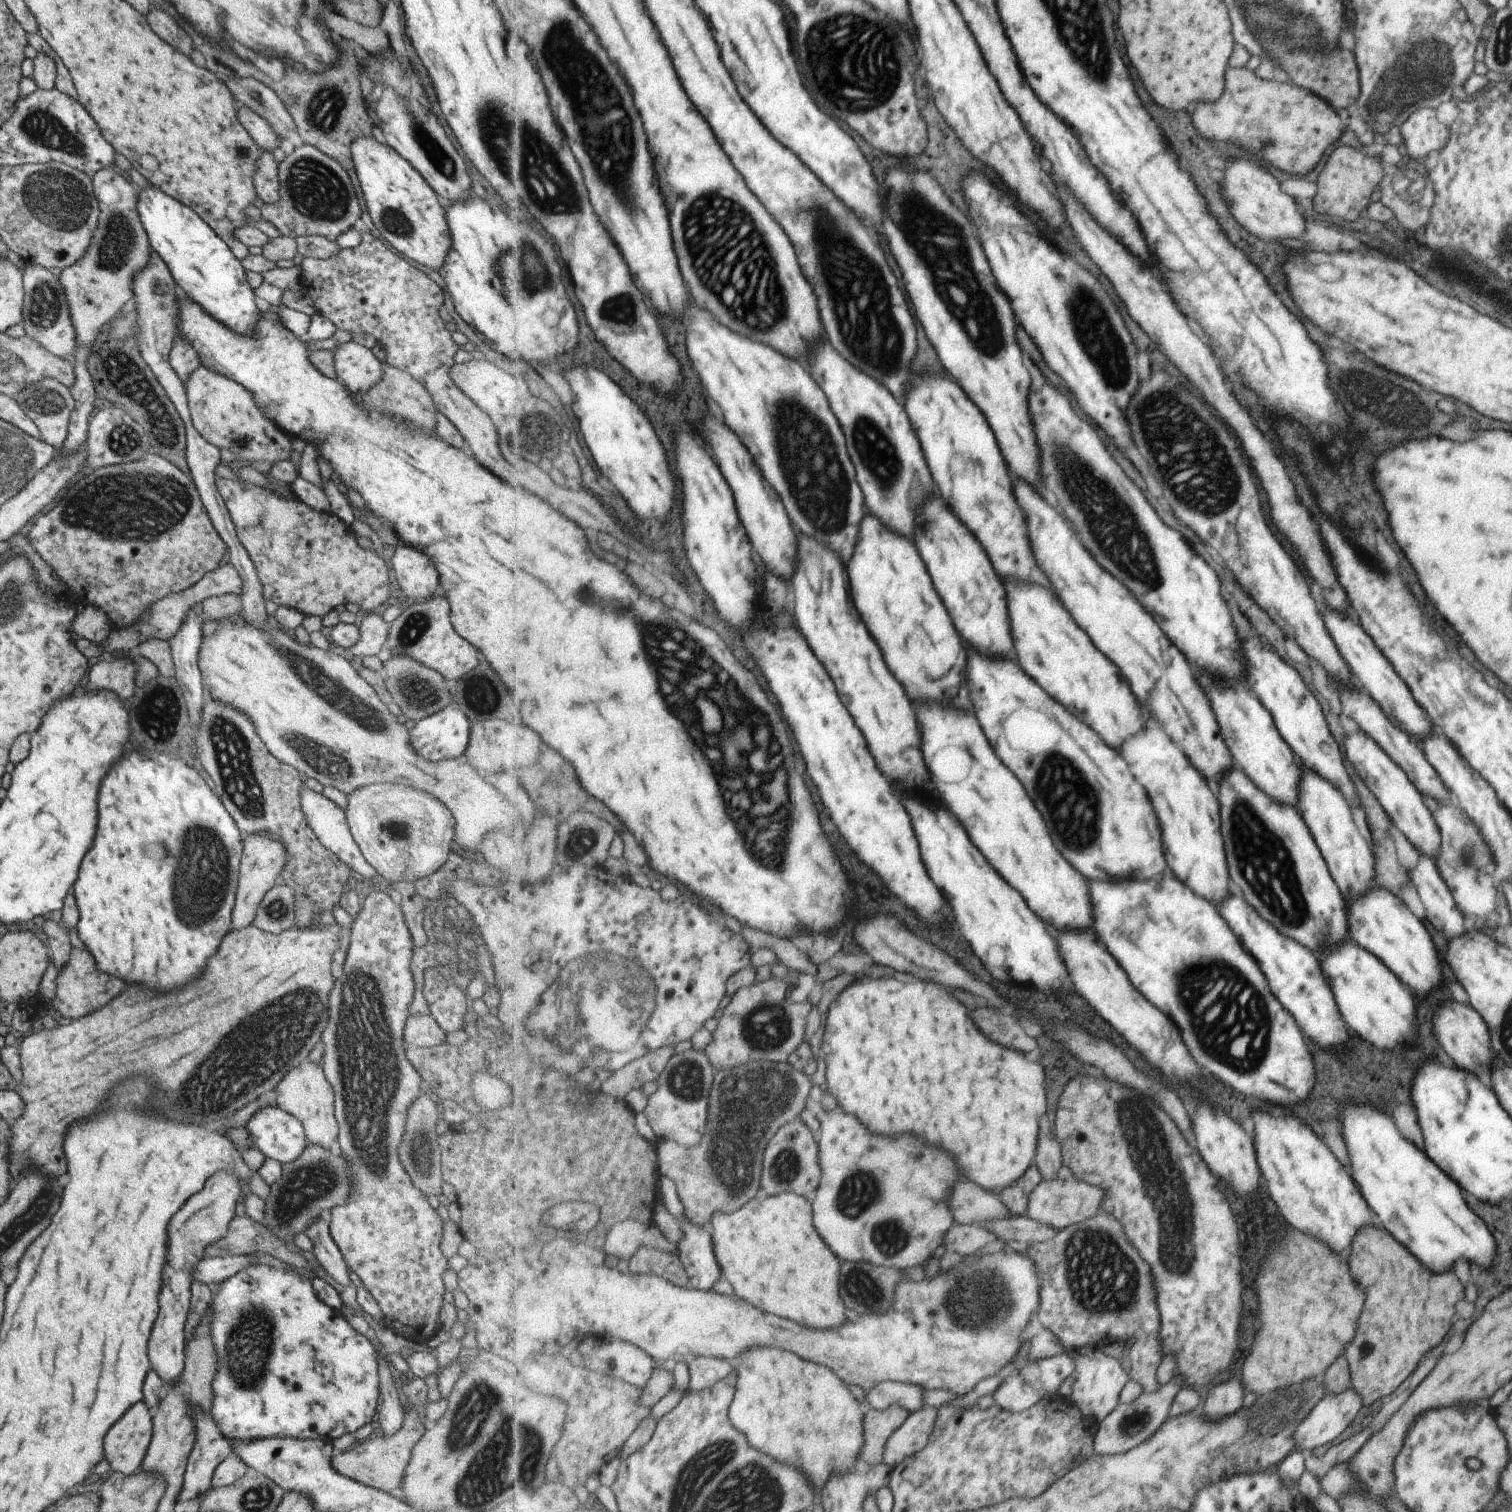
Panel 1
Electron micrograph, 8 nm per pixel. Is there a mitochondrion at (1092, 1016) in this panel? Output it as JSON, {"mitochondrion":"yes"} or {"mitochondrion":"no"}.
{"mitochondrion":"no"}

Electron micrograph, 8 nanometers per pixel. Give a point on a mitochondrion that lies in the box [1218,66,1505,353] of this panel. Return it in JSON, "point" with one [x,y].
{"point":[1266,141]}

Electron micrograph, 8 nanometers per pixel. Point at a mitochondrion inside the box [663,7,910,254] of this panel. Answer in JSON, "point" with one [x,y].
{"point":[864,73]}

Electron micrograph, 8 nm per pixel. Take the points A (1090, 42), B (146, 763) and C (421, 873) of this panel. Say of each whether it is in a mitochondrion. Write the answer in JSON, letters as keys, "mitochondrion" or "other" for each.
{"A":"mitochondrion","B":"other","C":"other"}

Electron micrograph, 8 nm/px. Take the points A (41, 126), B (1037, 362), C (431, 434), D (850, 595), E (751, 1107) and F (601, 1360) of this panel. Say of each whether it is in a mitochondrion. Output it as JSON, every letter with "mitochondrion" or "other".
{"A":"mitochondrion","B":"other","C":"other","D":"other","E":"mitochondrion","F":"mitochondrion"}

